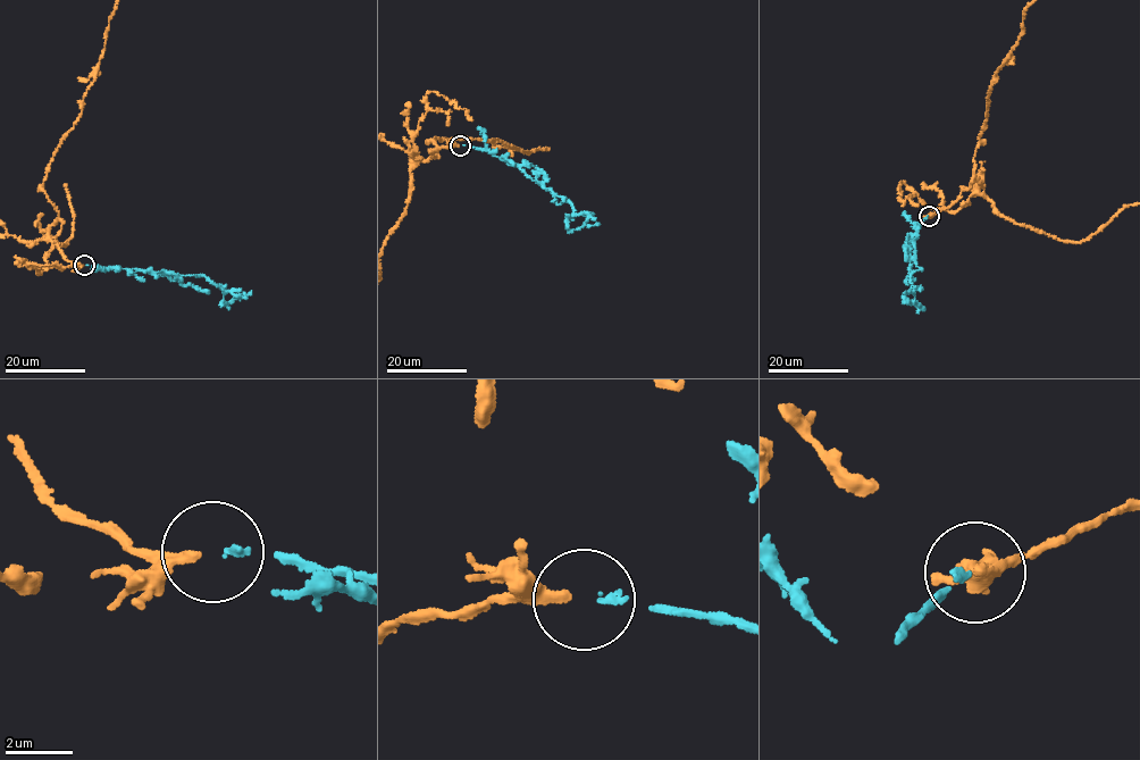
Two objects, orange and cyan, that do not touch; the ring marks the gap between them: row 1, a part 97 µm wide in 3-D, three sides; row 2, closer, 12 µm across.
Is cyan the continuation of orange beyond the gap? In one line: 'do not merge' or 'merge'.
merge

